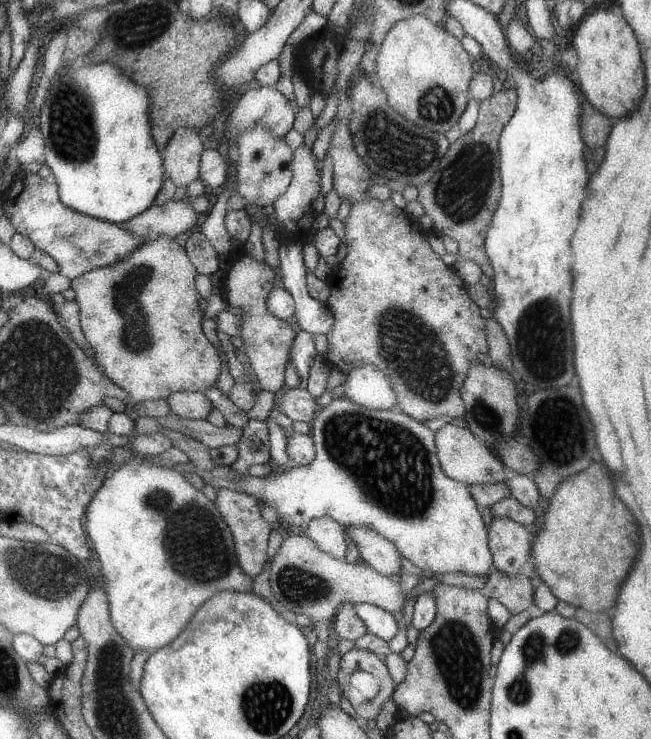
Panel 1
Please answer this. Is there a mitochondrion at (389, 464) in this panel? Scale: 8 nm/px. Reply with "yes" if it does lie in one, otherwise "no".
yes

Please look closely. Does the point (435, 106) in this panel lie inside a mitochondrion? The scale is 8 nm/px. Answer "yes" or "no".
yes

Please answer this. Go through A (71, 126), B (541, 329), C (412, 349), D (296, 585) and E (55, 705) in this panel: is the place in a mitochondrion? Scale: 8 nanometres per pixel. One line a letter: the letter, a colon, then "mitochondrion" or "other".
A: mitochondrion
B: mitochondrion
C: mitochondrion
D: mitochondrion
E: other

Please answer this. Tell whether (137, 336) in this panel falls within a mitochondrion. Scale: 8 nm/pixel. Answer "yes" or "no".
yes

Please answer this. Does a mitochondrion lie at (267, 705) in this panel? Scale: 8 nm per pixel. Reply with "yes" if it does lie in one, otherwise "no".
yes

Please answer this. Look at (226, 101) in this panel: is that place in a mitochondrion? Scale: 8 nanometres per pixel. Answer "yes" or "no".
no

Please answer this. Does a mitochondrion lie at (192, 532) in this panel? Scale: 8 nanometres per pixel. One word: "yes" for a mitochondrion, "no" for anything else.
yes

